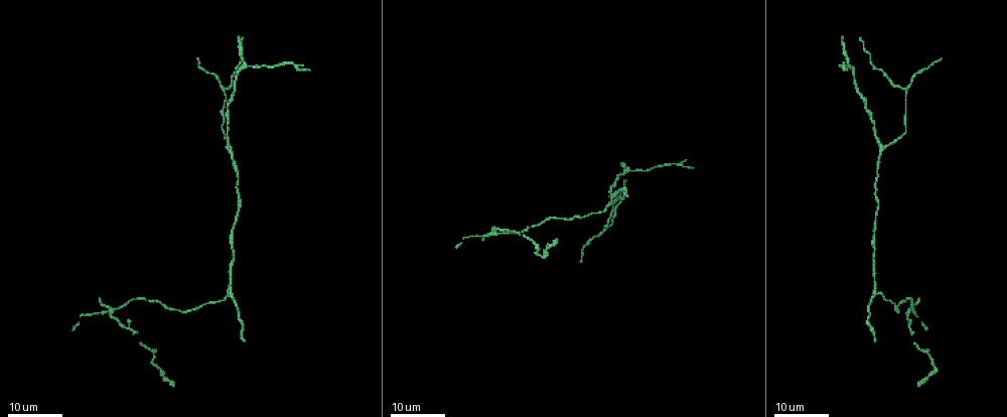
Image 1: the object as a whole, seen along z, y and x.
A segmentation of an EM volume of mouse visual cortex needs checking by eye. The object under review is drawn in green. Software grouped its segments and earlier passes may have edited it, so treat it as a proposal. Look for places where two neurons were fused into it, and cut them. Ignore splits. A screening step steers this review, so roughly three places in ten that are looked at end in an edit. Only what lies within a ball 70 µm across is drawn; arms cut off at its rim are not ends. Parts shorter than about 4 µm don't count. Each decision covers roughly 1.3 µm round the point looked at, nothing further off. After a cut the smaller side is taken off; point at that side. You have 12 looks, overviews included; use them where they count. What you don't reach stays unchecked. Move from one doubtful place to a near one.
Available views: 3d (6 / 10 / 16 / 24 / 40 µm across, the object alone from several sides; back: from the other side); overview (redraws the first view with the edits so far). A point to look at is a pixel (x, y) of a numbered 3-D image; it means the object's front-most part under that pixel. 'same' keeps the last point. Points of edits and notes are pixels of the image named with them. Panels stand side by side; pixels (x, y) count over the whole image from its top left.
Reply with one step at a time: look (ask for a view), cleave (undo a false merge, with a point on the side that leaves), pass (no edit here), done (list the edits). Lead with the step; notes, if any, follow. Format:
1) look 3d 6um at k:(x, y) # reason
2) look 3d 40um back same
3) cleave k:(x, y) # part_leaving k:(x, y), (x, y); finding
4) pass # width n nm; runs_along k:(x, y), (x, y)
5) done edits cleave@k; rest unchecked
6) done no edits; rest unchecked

look 3d 24um at 1:(878, 172) # thick turns thin

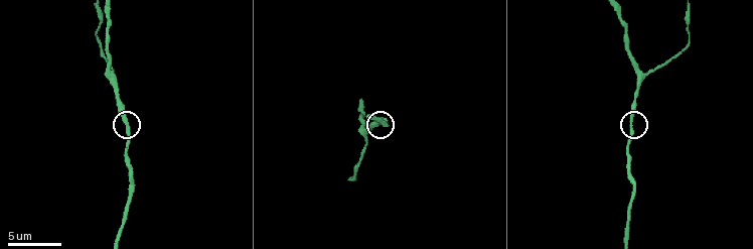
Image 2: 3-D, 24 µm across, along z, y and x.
look 3d 6um at 2:(631, 125)

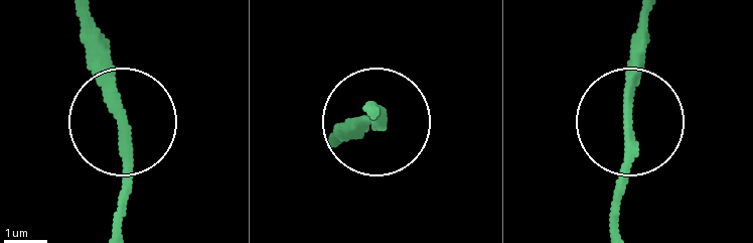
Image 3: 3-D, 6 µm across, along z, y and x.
pass # runs_along 3:(117, 228), (128, 119), (88, 11); one neuron here

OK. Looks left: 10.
look 3d 10um at 2:(110, 74) # three arms meet

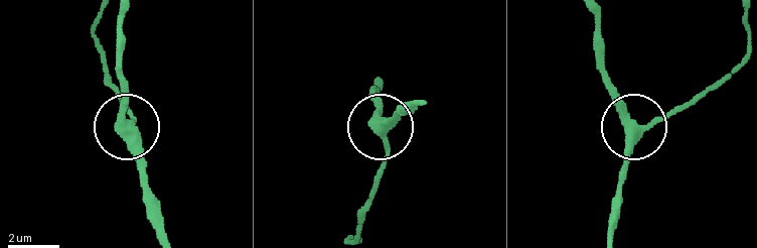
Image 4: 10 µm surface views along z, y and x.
pass # width 360 nm; runs_along 4:(423, 104), (382, 123), (386, 156), (380, 187); all the same neuron

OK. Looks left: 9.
look 3d 16um at 1:(245, 64) # a fork

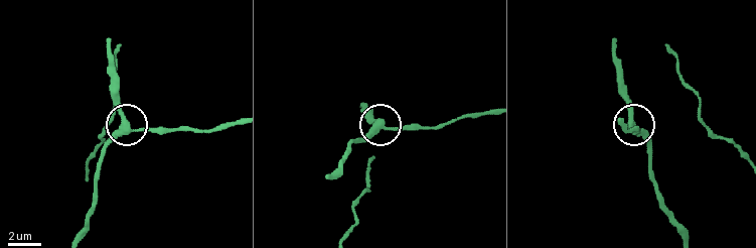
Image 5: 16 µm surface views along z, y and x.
look 3d 10um at 5:(128, 127)

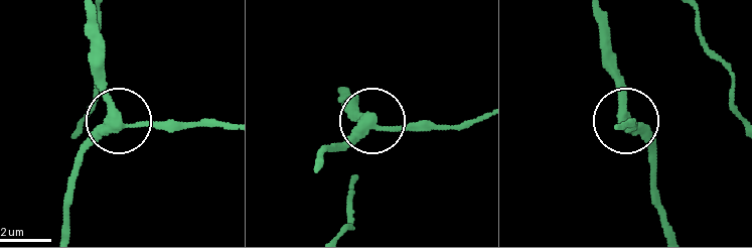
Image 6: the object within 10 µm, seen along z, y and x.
pass # runs_along 6:(63, 228), (79, 156), (115, 111), (103, 60); continuous, no second neuron

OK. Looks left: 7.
look 3d 16um at 1:(905, 90) # three-way junction

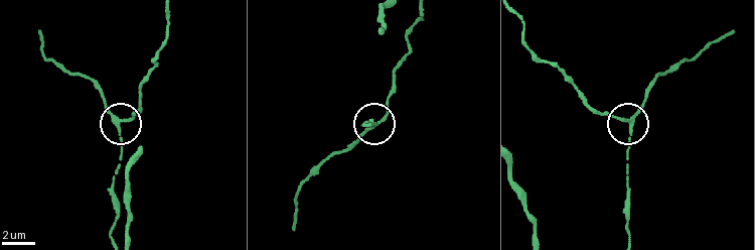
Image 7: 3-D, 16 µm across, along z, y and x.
look 3d 6um at 7:(115, 121)

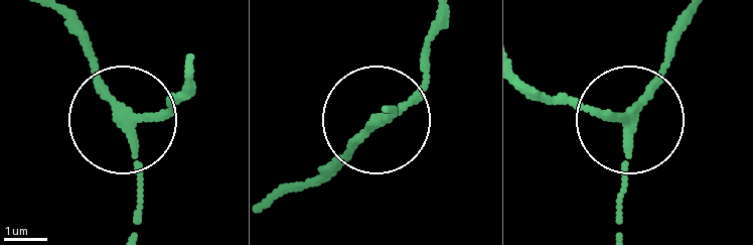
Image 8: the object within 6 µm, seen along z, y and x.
pass # arms 3; all the same neuron

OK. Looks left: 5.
look 3d 16um at 1:(228, 294) # a fork

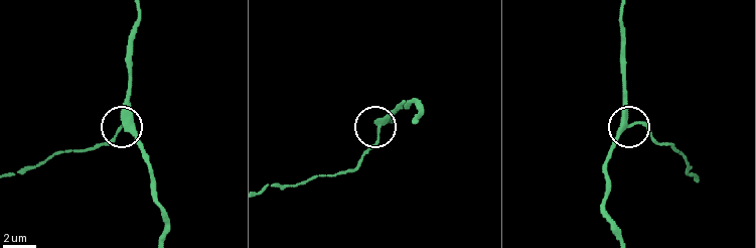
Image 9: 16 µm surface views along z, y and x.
look 3d 10um at 9:(379, 128)

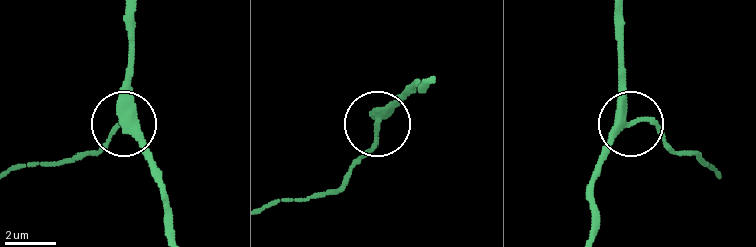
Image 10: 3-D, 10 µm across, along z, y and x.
pass # runs_along 10:(620, 18), (629, 122), (596, 165); continuous, no second neuron

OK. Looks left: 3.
look 3d 16um at 1:(108, 309) # looks like a crossing

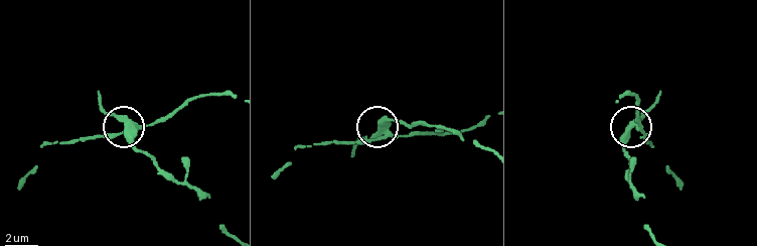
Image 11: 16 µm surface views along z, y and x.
look 3d 10um at 11:(384, 129)

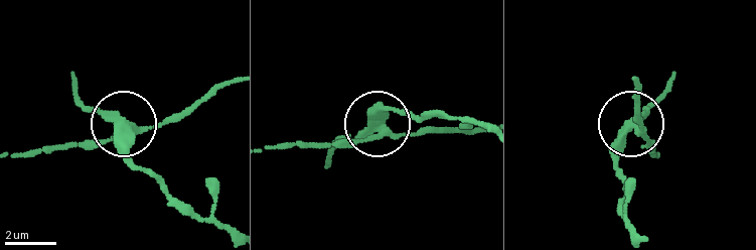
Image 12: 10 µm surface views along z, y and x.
cleave 12:(124, 162) # arms 4; a second neuron is stuck on

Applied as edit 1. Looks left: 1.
done edits cleave@12; rest unchecked

